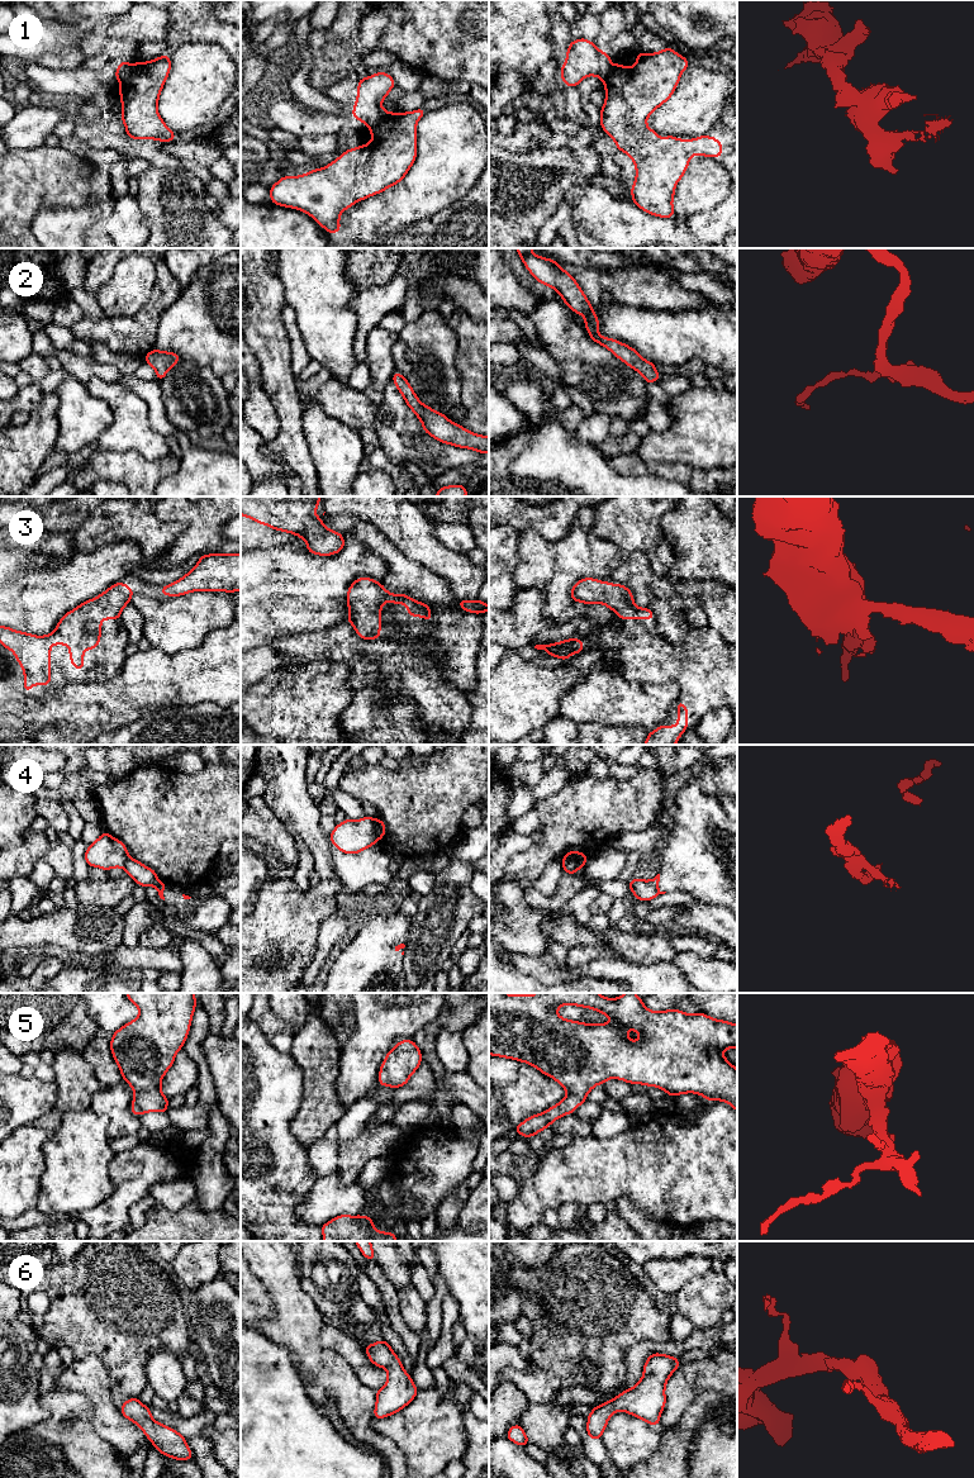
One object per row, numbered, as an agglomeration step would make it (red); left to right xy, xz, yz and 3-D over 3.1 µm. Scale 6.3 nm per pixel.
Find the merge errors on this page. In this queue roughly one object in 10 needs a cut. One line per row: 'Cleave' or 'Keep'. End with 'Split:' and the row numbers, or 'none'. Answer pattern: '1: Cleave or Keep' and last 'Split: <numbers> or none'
1: Cleave
2: Keep
3: Keep
4: Cleave
5: Keep
6: Keep
Split: 1, 4

